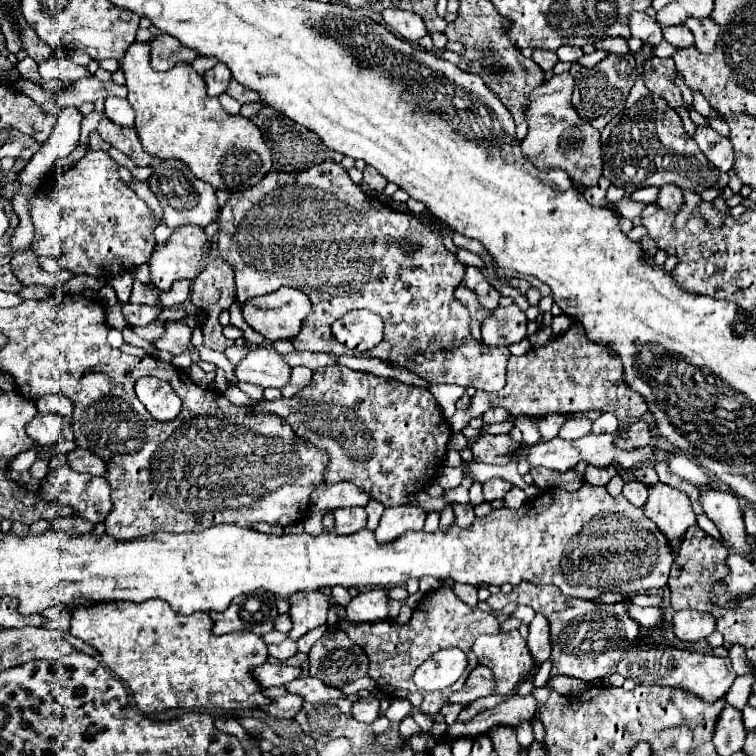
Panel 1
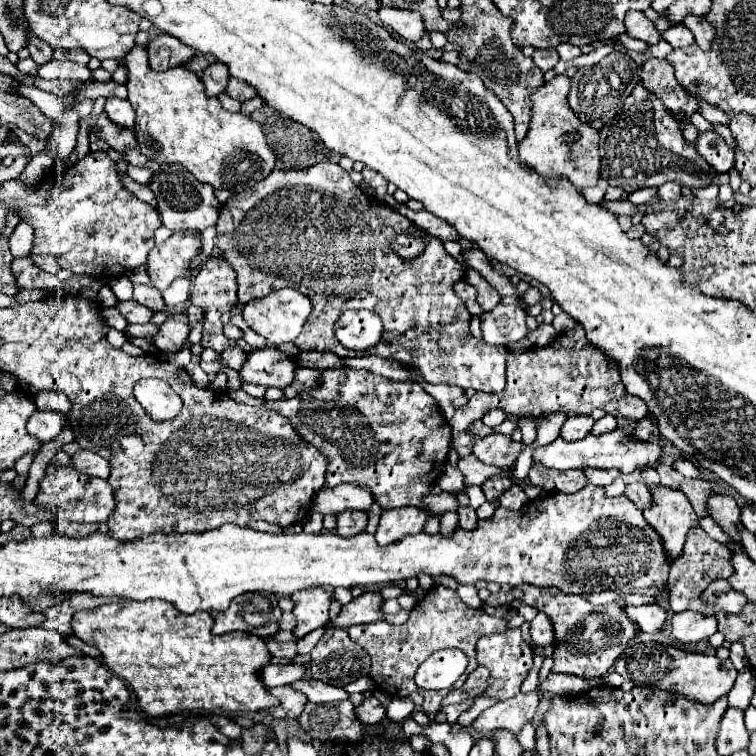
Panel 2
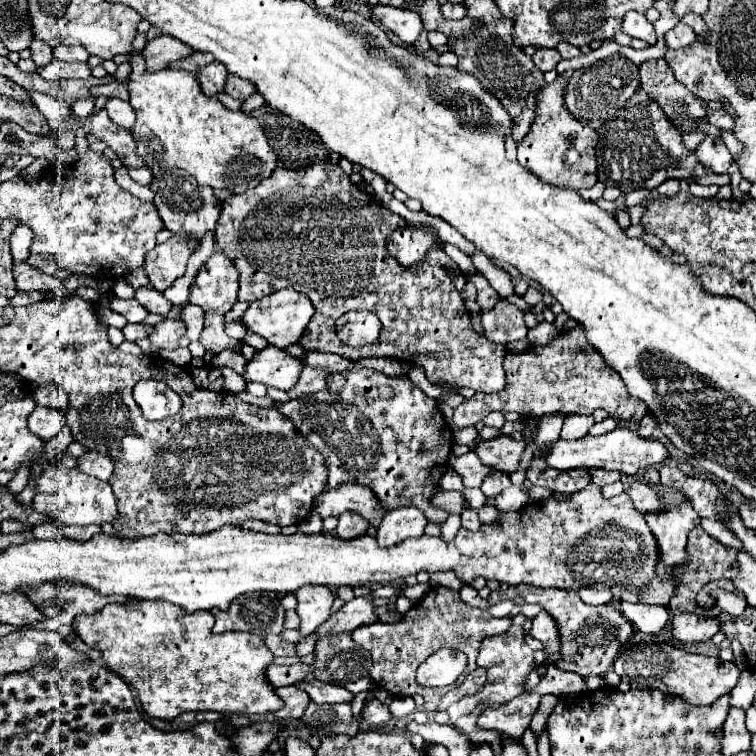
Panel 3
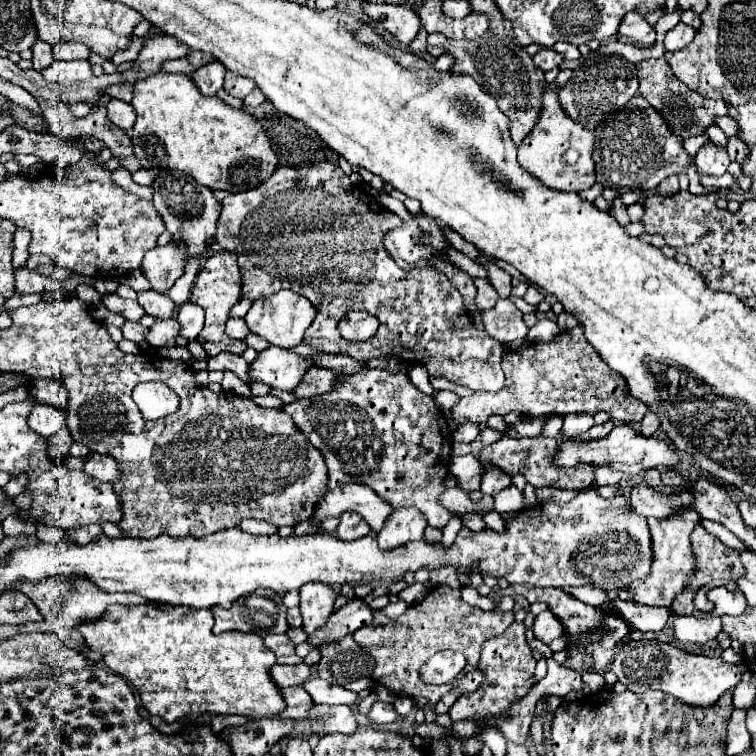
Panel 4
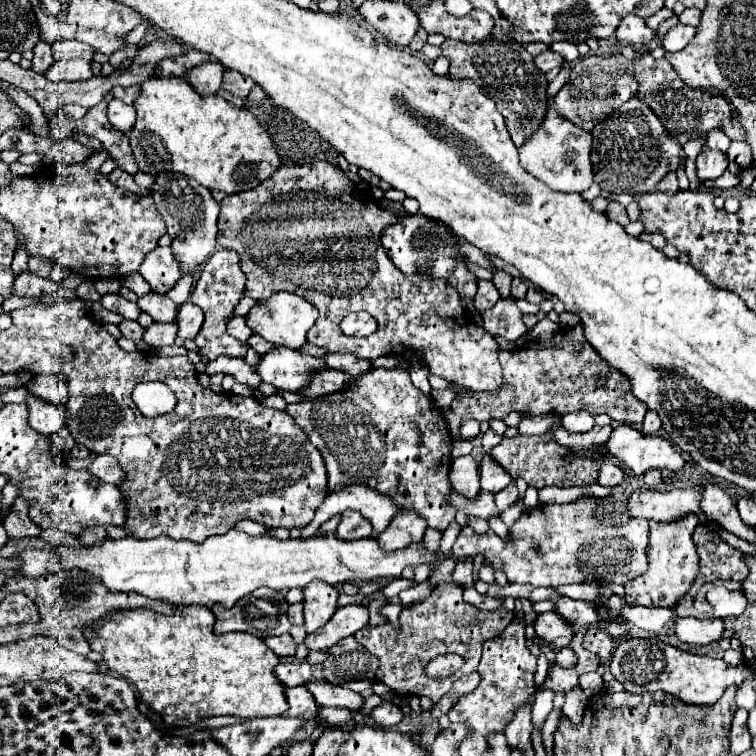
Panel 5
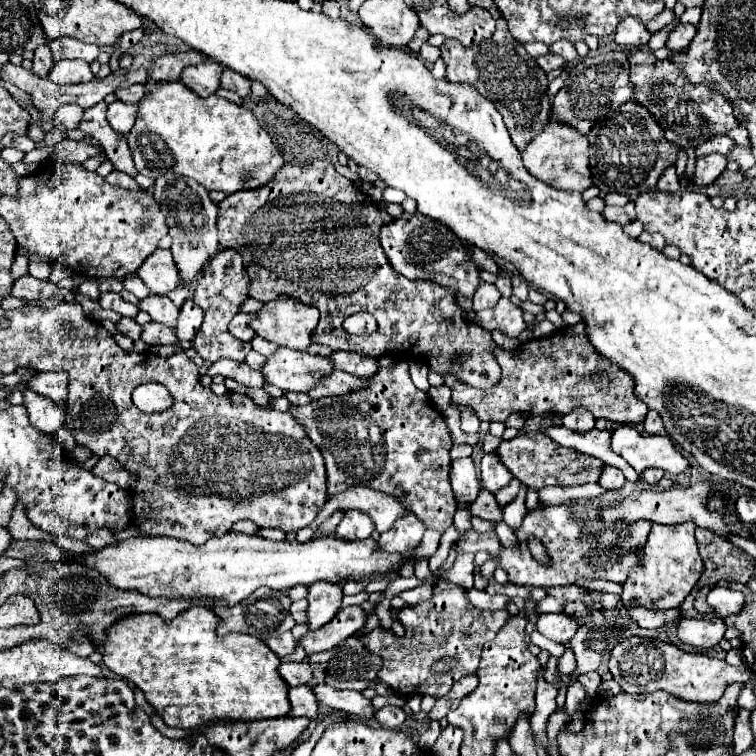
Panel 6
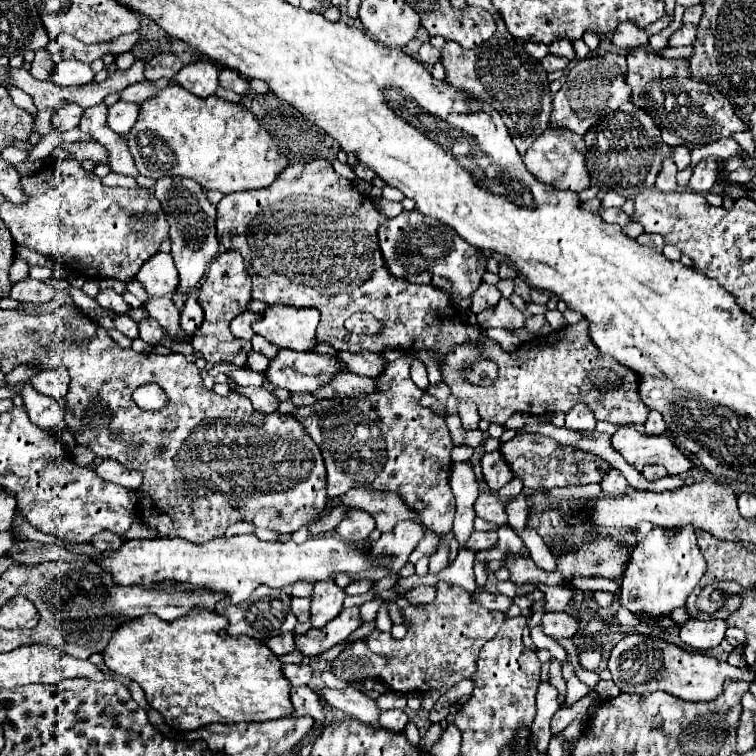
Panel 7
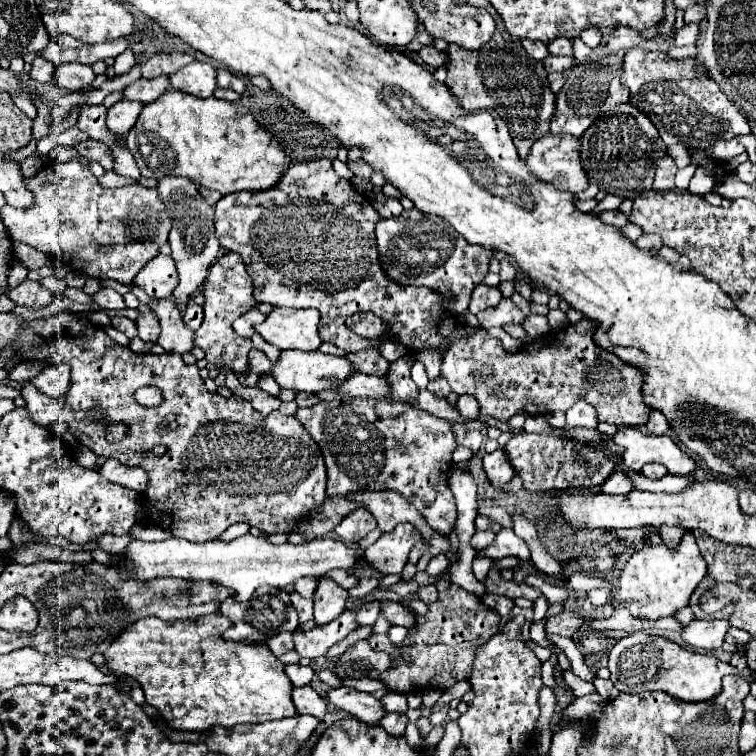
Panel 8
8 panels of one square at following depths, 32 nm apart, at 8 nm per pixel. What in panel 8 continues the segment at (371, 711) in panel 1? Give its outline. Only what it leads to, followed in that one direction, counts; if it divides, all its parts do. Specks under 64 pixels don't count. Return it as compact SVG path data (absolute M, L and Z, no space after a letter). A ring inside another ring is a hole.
M388 712L380 720L380 726L392 736L402 736L404 730L406 730L406 724L408 724L408 718L402 712Z

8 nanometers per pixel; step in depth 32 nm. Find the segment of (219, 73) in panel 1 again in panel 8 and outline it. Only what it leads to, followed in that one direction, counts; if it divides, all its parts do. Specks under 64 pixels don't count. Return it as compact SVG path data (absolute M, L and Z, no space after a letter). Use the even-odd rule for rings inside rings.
M194 60L170 76L170 86L198 98L208 98L216 90L216 68L210 62Z

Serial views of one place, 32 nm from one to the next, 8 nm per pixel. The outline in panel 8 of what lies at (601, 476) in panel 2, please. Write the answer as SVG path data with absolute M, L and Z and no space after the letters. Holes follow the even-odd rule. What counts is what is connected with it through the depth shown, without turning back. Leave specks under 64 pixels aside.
M614 470L602 484L602 492L606 494L626 494L630 490L634 490L634 486L620 470Z

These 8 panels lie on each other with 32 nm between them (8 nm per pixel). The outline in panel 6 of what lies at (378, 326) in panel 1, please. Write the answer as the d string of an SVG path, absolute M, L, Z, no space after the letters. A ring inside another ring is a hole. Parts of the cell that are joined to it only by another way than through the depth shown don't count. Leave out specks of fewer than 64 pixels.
M367 312L352 314L342 322L342 328L344 328L348 334L366 336L366 334L376 332L376 320Z

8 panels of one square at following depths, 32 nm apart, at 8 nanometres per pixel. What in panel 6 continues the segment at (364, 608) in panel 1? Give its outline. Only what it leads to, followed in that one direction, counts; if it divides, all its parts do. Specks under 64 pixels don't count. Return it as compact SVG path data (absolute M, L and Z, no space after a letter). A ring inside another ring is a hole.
M362 606L340 608L326 626L318 628L316 632L308 632L300 644L306 648L308 654L332 650L342 640L346 640L348 636L354 636L358 630L362 630L366 626L366 618L368 616Z

